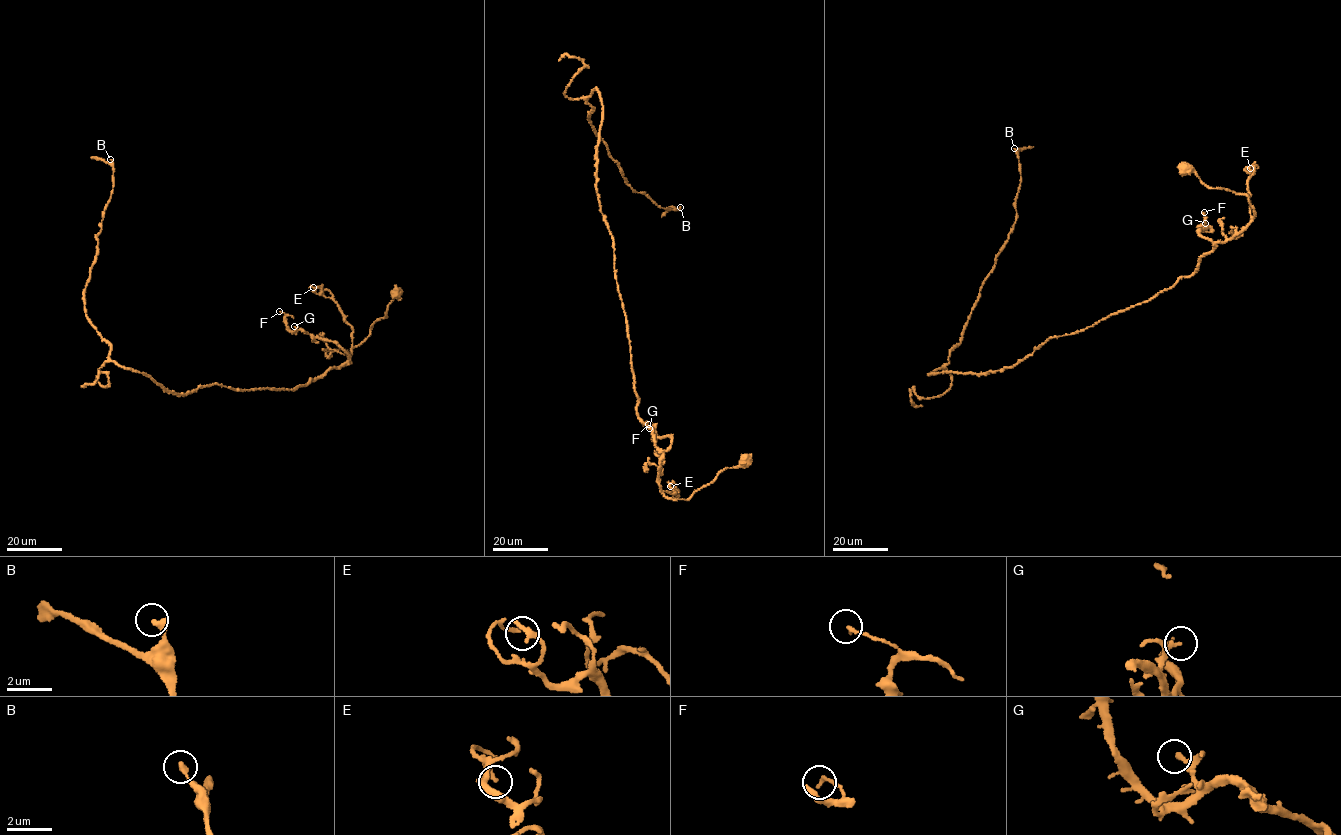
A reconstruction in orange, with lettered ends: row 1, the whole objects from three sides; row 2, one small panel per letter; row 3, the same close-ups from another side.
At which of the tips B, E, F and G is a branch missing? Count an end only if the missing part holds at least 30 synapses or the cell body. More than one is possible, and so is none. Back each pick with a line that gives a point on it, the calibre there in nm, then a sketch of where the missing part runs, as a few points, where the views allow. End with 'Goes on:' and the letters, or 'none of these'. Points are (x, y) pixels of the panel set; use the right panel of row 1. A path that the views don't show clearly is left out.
Goes on: none of these

